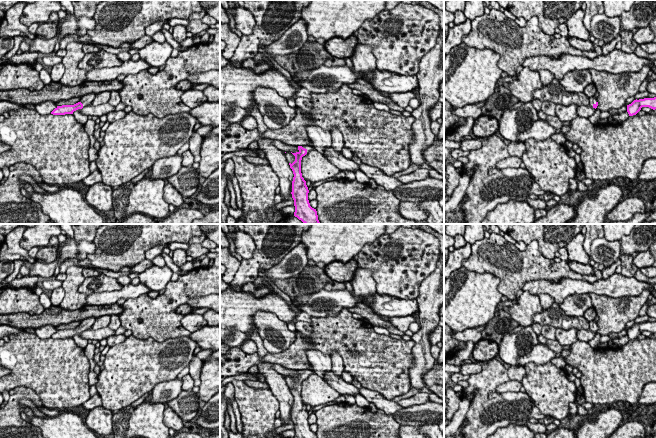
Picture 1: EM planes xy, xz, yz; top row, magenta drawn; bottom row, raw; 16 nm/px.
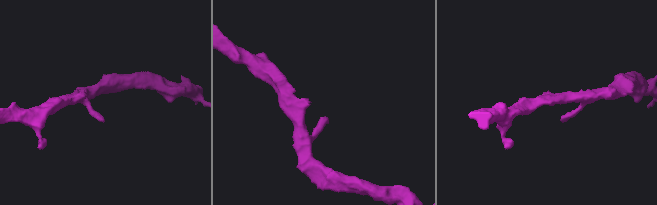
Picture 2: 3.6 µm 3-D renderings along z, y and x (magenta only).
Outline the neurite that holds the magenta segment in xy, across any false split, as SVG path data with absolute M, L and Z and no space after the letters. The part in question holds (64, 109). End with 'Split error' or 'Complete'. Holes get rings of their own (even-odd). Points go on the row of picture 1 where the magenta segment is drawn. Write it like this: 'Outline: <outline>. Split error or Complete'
Outline: M87 94L80 98L80 101L74 105L62 105L57 106L51 114L53 115L65 115L65 114L73 114L74 111L78 109L82 109L85 106L88 106L91 104L91 102L94 100L96 94Z. Split error

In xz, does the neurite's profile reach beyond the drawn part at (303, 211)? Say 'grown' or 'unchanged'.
grown

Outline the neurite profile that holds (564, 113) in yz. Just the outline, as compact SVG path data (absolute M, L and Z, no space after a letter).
M557 104L555 108L556 117L562 122L571 121L578 117L577 108L578 106L575 104L568 106Z

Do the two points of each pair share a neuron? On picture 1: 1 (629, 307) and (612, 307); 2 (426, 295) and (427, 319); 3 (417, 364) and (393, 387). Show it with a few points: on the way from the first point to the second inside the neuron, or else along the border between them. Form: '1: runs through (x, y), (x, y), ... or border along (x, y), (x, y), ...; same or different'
1: runs through (625, 307), (616, 307); same
2: runs through (427, 301), (427, 313); same
3: border along (412, 349), (412, 363), (409, 369), (410, 387); different

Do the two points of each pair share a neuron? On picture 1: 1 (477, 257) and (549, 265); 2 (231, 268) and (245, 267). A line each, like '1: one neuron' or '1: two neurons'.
1: one neuron
2: two neurons

